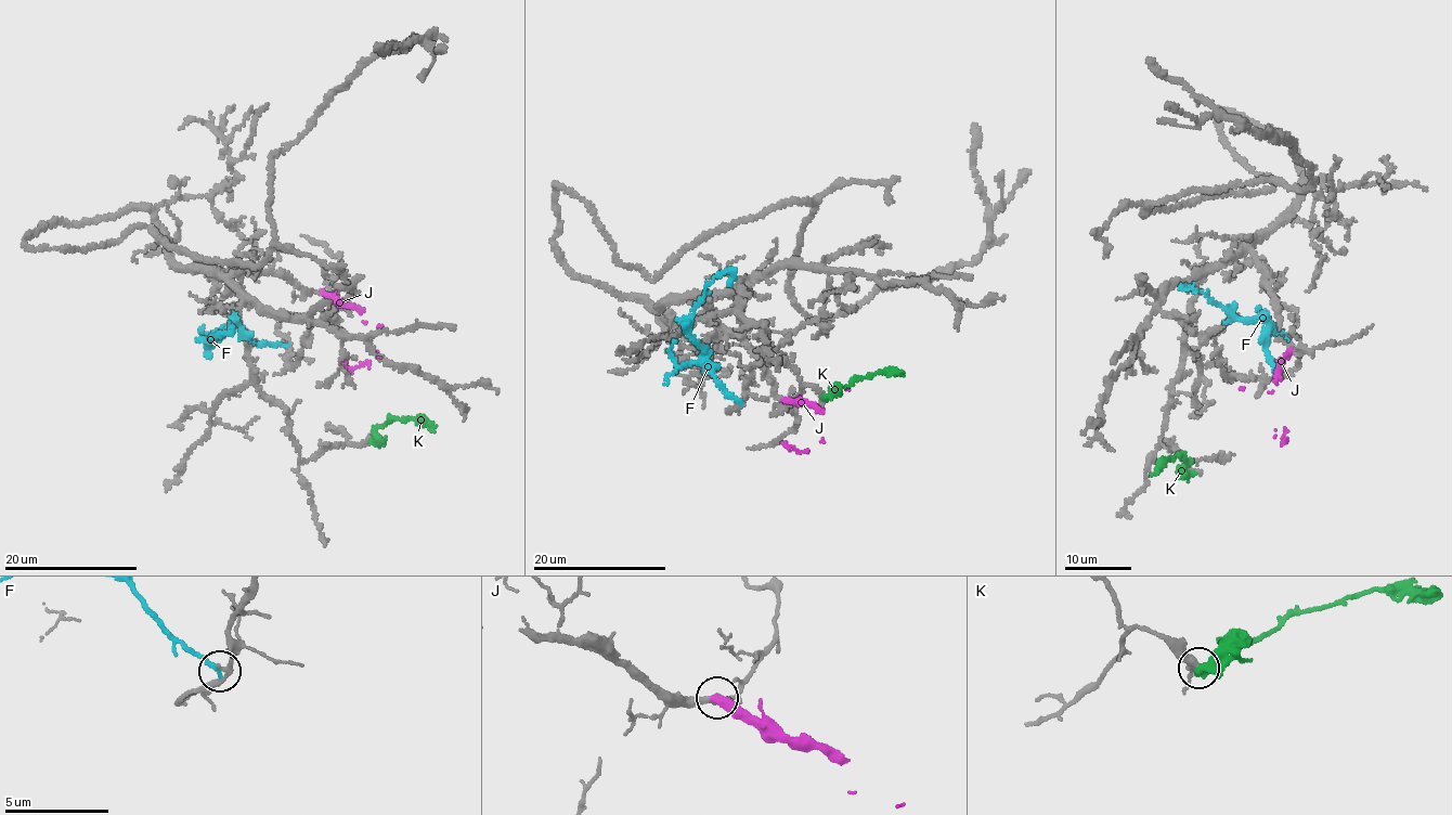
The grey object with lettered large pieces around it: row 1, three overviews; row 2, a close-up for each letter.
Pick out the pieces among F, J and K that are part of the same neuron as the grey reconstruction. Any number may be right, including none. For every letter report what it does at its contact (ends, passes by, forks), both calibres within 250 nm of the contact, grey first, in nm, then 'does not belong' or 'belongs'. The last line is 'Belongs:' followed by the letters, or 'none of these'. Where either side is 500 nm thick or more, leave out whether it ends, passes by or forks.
F: it ends there; 180 nm thick on the grey side, 240 nm on the other; does not belong
J: it ends there; 300 nm thick on the grey side, 480 nm on the other; belongs
K: 320 nm thick on the grey side, 550 nm on the other; does not belong
Belongs: J

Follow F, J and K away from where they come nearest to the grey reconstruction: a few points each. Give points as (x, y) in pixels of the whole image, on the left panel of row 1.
F: (287, 344), (261, 344), (234, 322), (208, 347), (211, 338), (234, 333), (229, 321)
J: (322, 290), (344, 303), (354, 306), (366, 321), (378, 357), (354, 367), (348, 366), (345, 361)
K: (373, 440), (378, 439), (377, 428), (393, 419), (429, 422), (433, 430)

